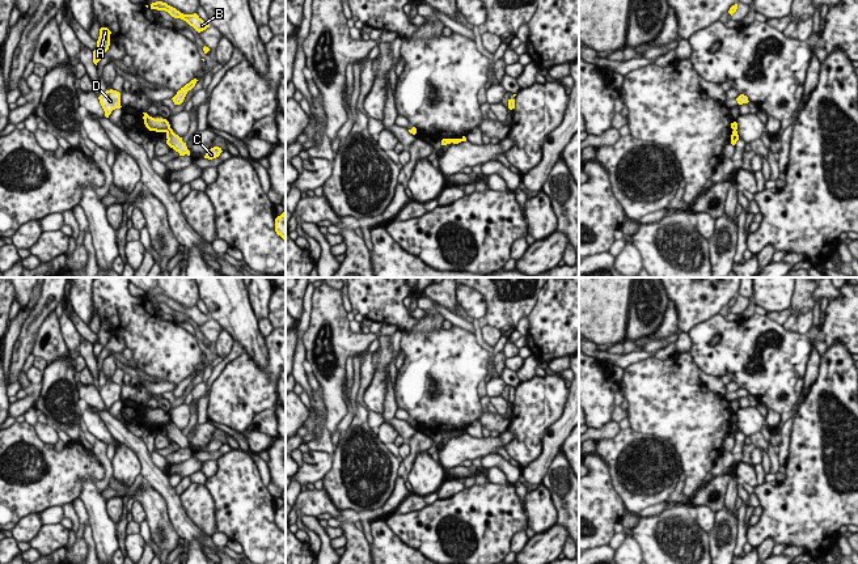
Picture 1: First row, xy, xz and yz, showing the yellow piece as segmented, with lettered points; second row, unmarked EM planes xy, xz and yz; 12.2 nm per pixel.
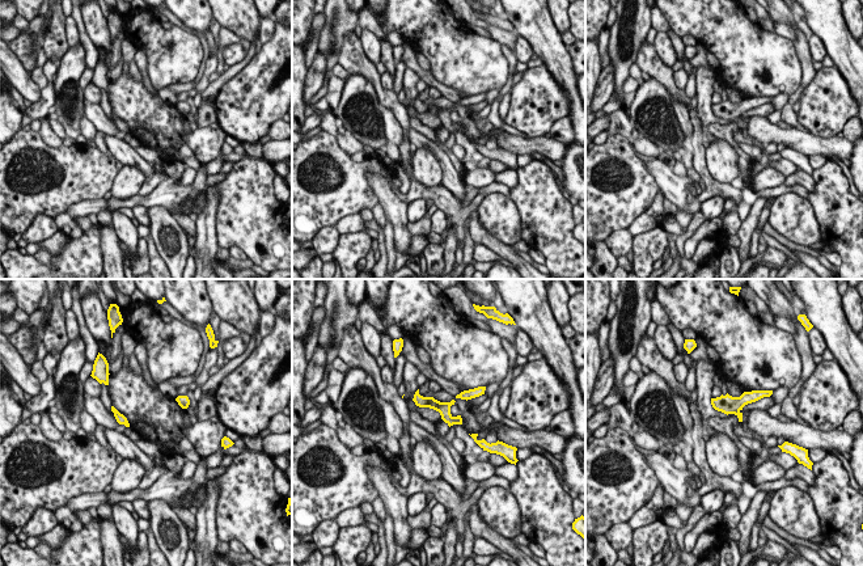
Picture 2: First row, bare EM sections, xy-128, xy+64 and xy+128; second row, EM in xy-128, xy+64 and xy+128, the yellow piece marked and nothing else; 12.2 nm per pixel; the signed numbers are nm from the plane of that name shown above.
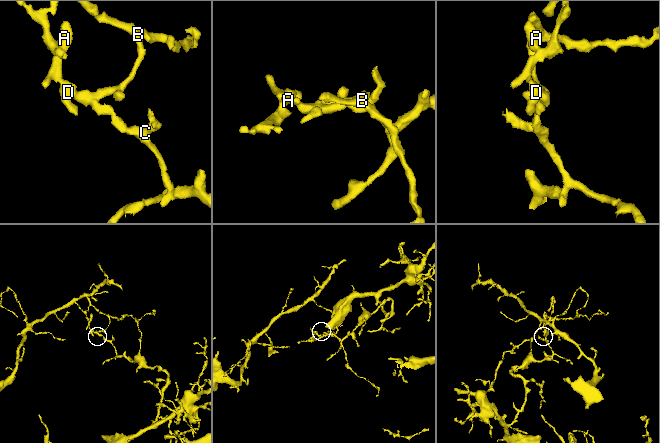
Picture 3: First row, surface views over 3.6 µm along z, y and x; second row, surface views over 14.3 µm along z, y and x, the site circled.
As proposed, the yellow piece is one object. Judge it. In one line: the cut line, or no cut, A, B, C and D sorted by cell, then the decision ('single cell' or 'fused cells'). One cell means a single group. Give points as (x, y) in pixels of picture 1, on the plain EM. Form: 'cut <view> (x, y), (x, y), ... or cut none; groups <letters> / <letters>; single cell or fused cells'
cut xy (169, 420), (165, 424); groups A B D / C; fused cells

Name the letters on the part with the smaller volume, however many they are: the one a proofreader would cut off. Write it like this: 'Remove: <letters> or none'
Remove: A, B, D

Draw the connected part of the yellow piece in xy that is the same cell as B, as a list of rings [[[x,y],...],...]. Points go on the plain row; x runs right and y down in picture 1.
[[[156,294],[149,298],[151,302],[165,304],[174,311],[181,311],[186,314],[190,319],[193,319],[198,326],[210,321],[210,315],[204,315],[196,306],[194,308],[183,308],[176,301],[168,298],[162,294]]]

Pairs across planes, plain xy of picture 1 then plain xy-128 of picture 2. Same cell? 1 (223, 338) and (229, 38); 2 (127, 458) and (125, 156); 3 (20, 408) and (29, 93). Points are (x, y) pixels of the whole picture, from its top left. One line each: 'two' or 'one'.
1: two
2: two
3: two

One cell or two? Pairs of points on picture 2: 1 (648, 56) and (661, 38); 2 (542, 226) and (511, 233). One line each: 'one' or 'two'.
1: two
2: two

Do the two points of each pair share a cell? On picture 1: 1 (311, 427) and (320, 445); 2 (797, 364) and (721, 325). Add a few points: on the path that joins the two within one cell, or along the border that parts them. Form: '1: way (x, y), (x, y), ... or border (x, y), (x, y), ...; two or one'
1: border (324, 414), (320, 422), (320, 435), (313, 440); two
2: way (785, 342), (785, 336), (773, 327), (743, 331); one

